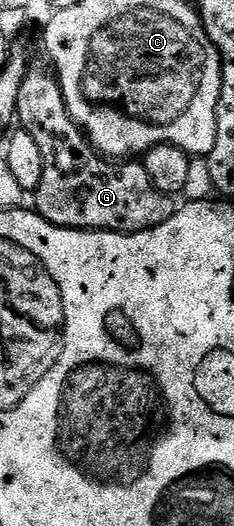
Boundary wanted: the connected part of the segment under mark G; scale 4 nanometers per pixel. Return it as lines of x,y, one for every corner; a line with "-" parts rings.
29,67
28,73
24,75
22,90
18,90
16,103
16,120
19,127
26,134
30,134
30,138
34,138
34,143
42,154
42,180
38,182
34,193
35,211
39,212
43,220
59,228
78,228
90,232
144,232
169,220
176,213
177,201
152,186
150,174
146,174
143,163
132,158
117,162
100,155
92,147
84,131
70,118
60,83
55,75
45,68

